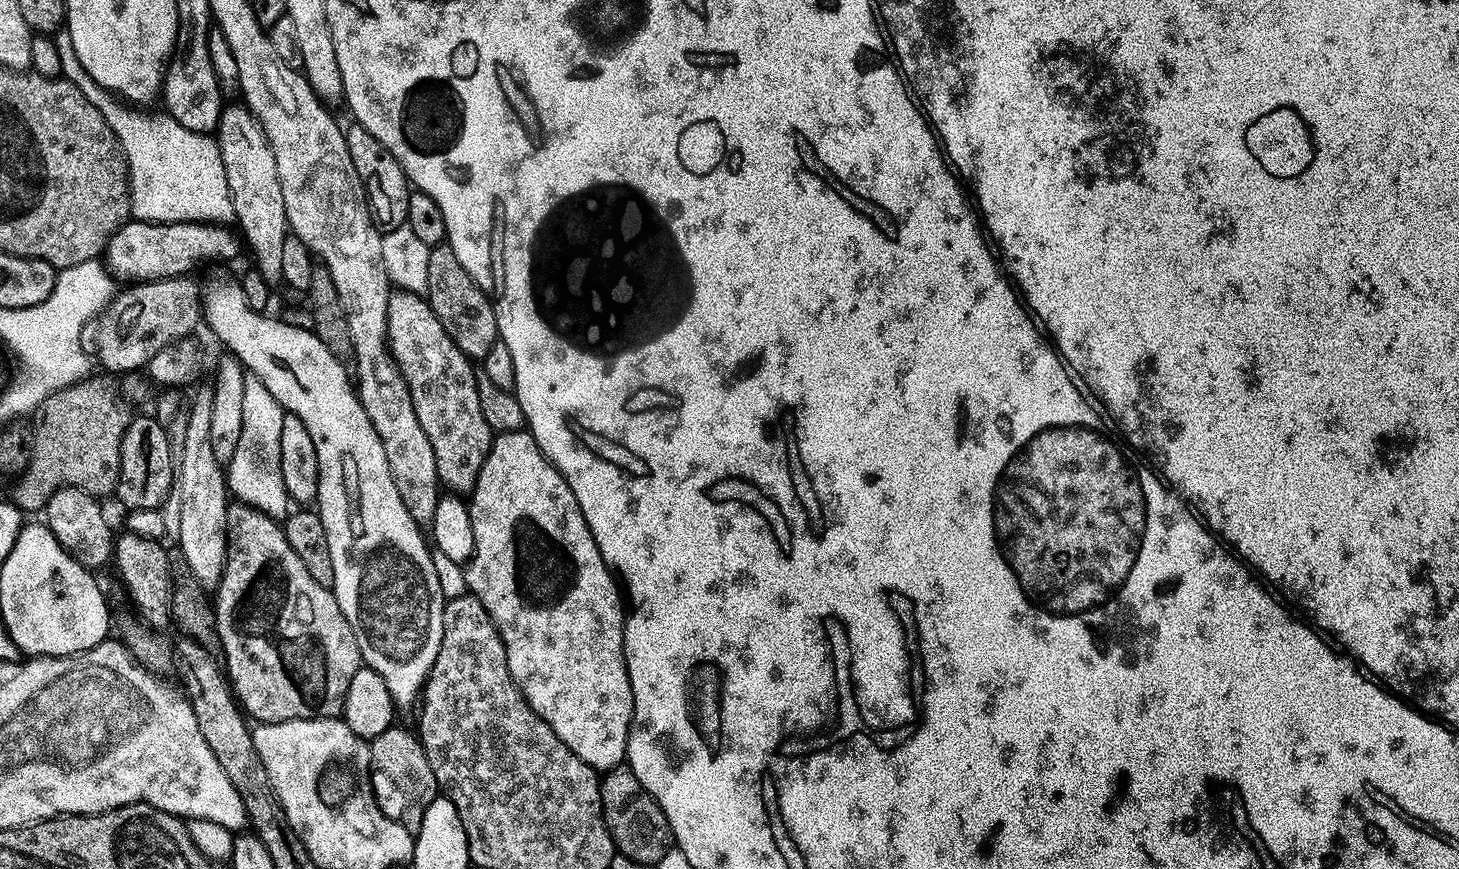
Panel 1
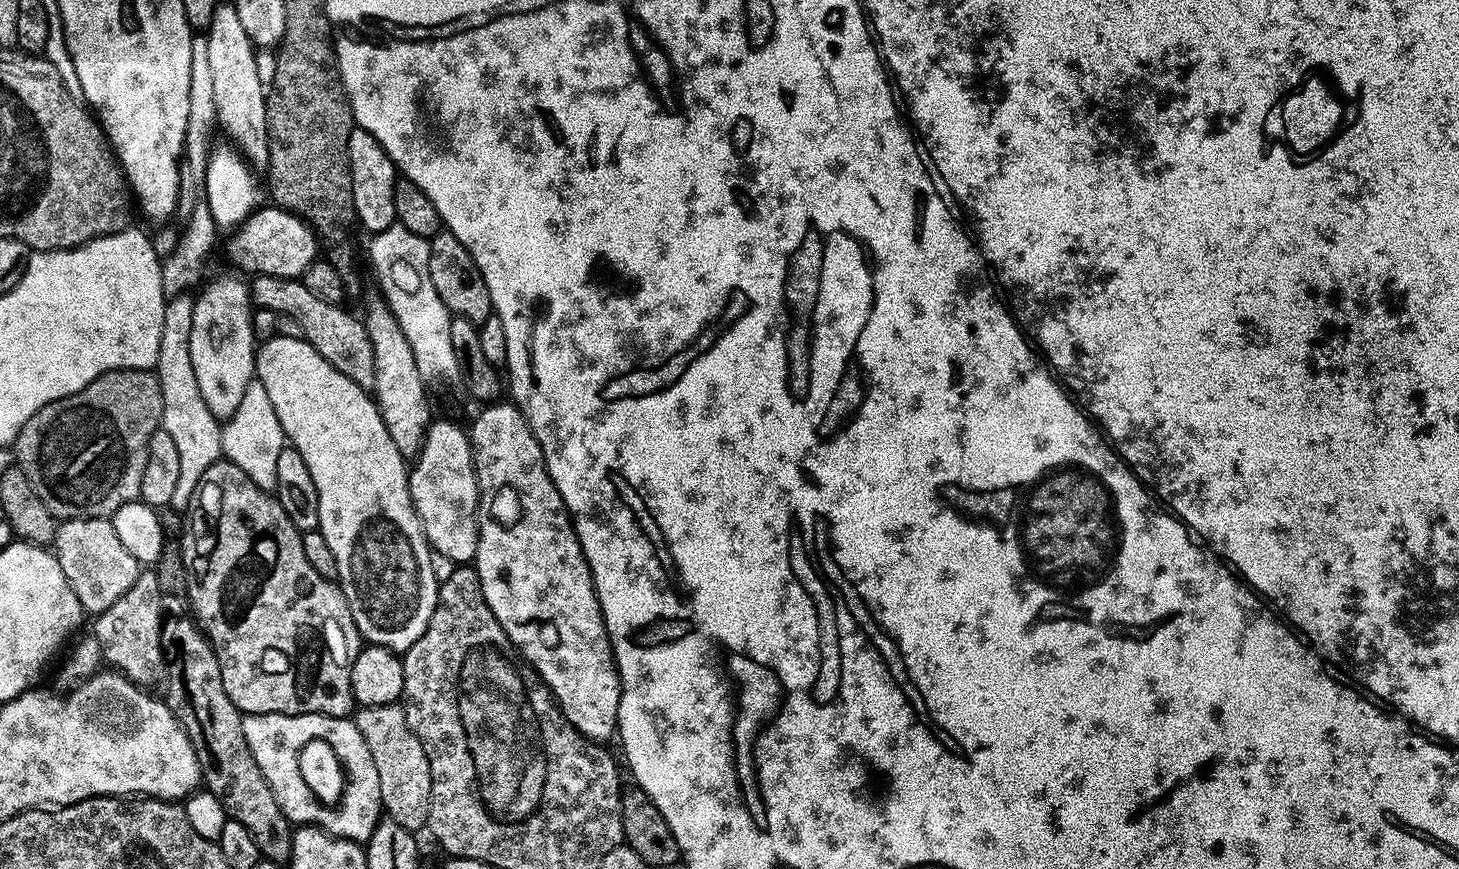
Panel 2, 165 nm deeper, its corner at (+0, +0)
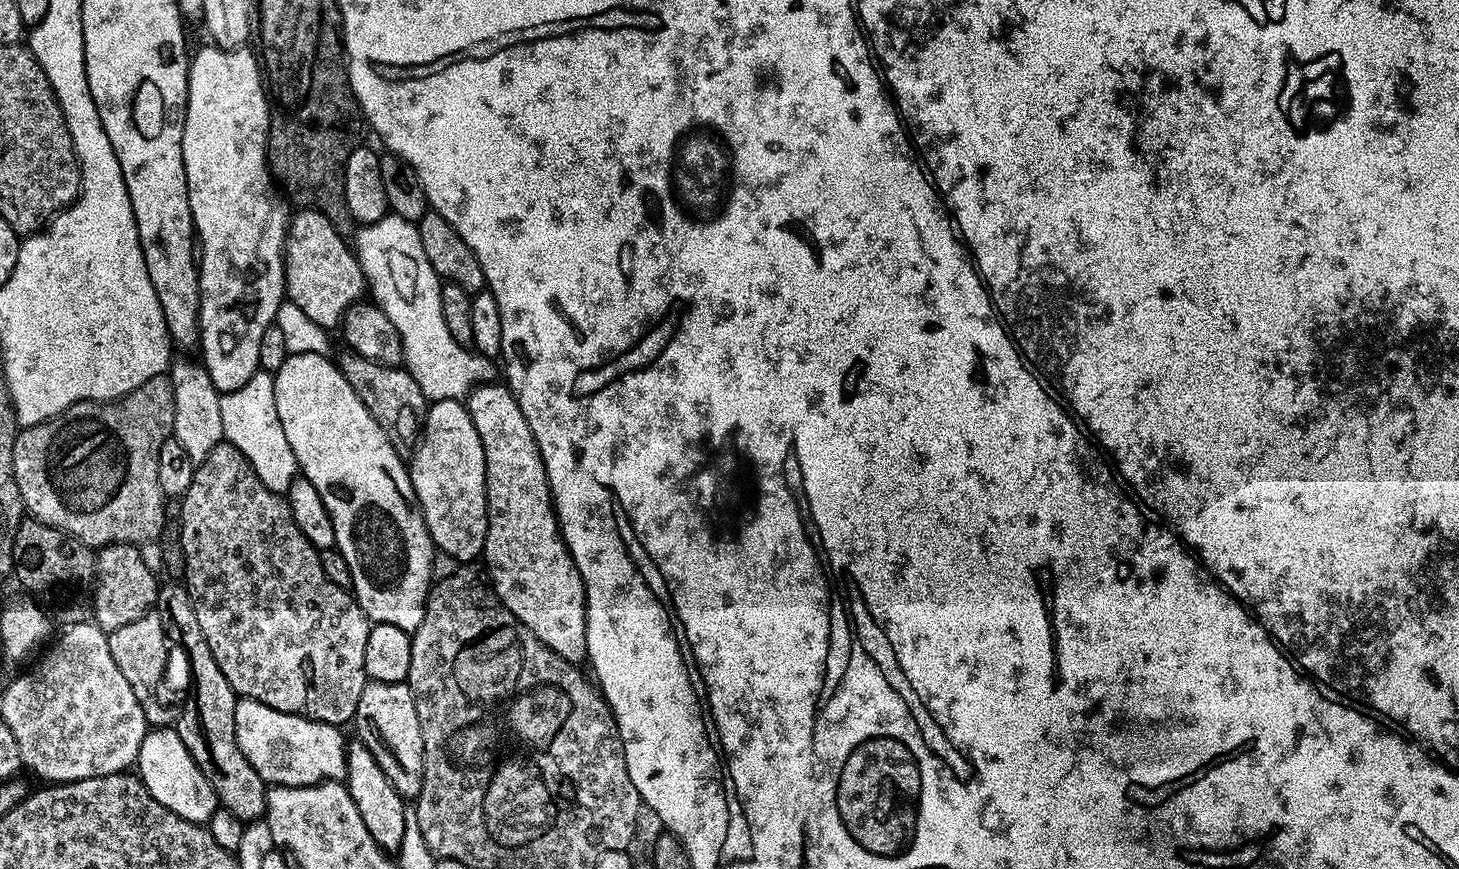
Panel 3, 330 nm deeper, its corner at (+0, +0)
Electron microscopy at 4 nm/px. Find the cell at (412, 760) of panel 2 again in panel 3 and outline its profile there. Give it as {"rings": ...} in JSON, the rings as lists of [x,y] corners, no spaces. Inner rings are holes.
{"rings":[[[373,680],[364,685],[362,690],[362,698],[358,698],[358,710],[354,717],[354,725],[356,724],[355,739],[362,742],[362,746],[366,746],[366,750],[370,750],[370,754],[374,754],[374,762],[378,762],[378,766],[382,766],[382,774],[386,774],[386,778],[390,778],[390,786],[394,786],[394,790],[398,790],[398,794],[405,798],[415,798],[419,791],[422,790],[422,782],[424,780],[424,743],[422,742],[422,726],[418,722],[418,710],[414,702],[414,694],[410,690],[408,683],[395,684],[394,682],[378,682]]]}

